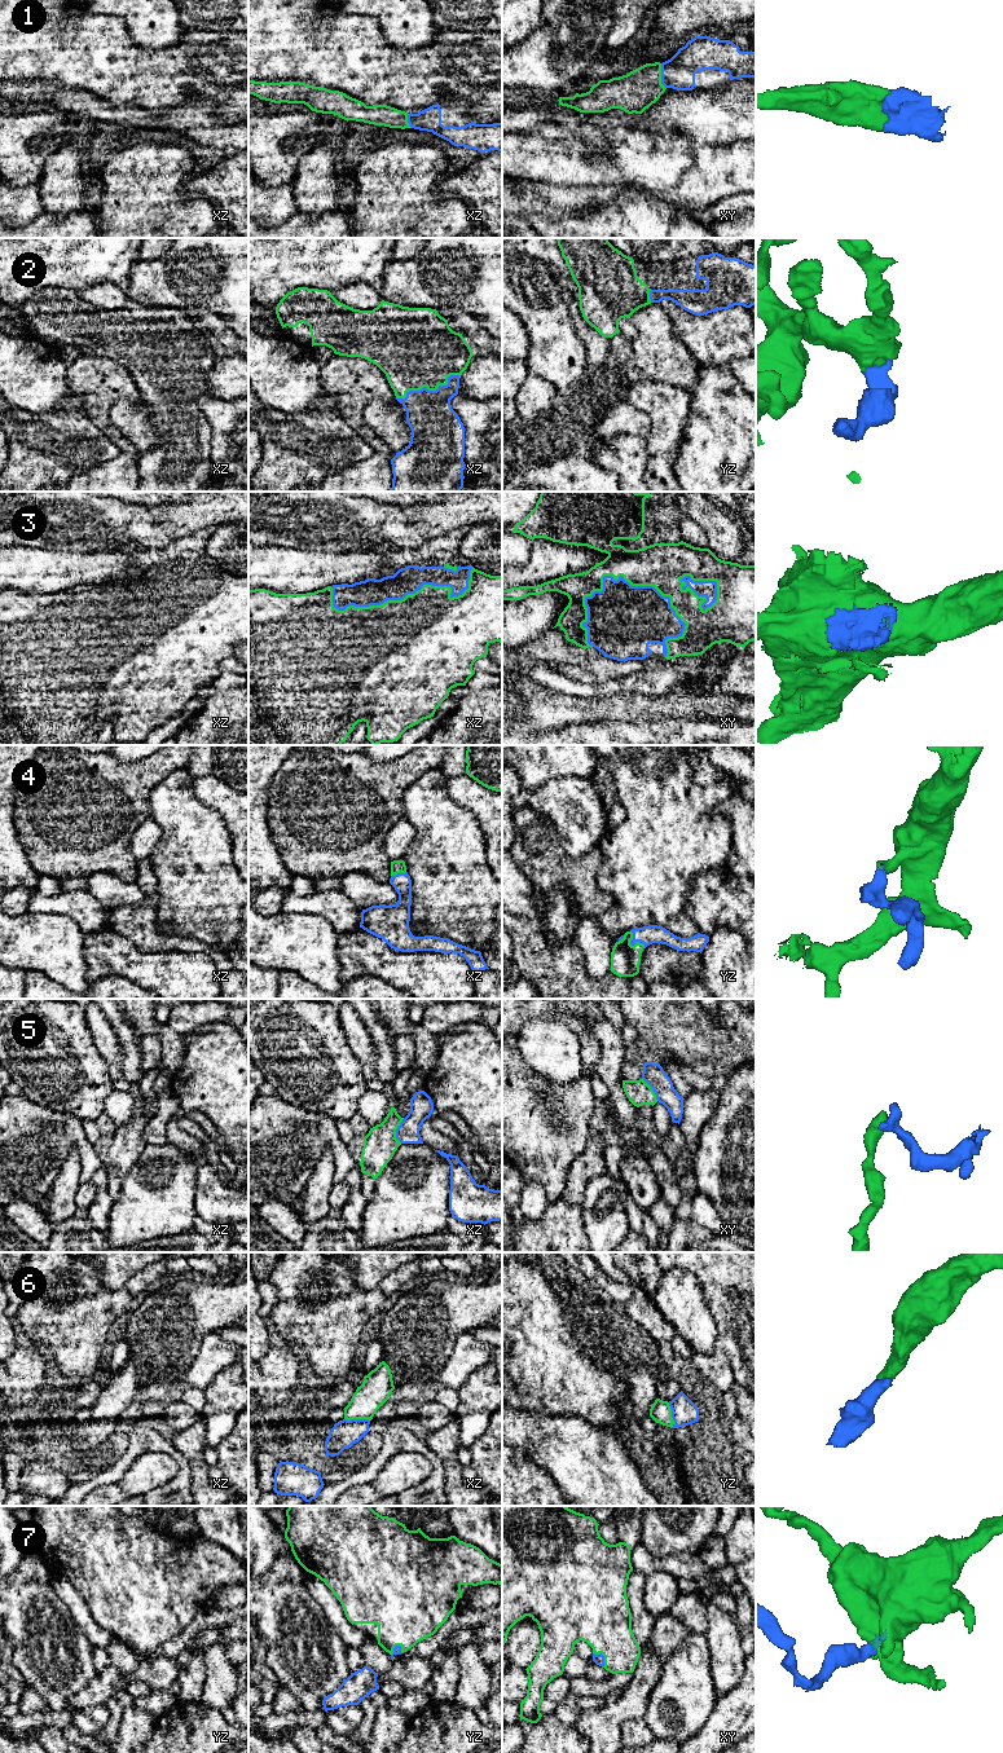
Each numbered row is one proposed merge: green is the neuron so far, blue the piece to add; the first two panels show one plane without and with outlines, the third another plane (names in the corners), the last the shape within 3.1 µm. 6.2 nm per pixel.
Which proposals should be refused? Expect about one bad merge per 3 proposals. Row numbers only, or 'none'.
5

